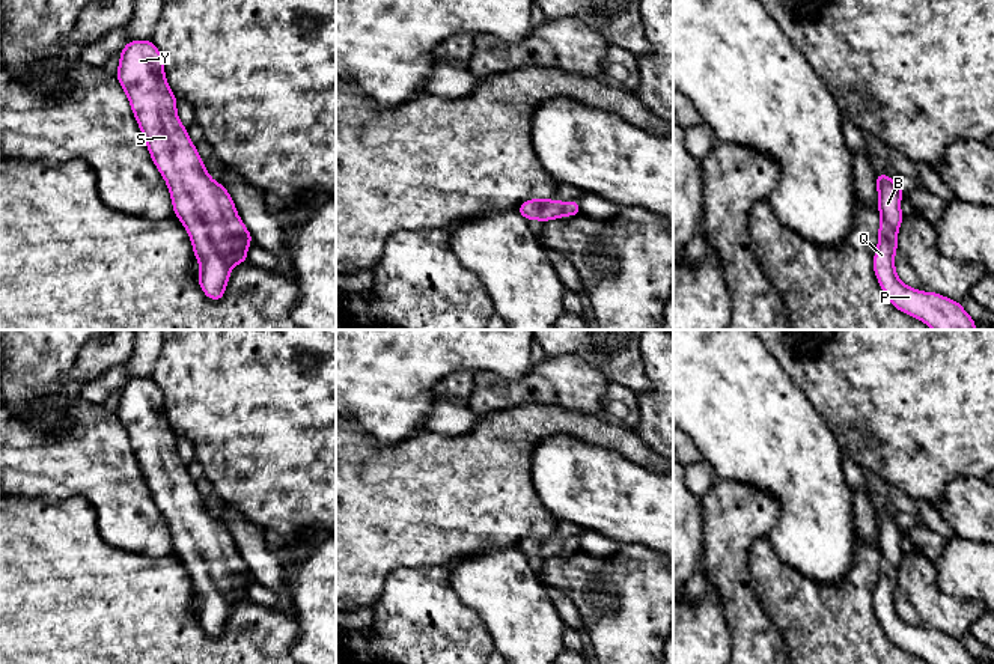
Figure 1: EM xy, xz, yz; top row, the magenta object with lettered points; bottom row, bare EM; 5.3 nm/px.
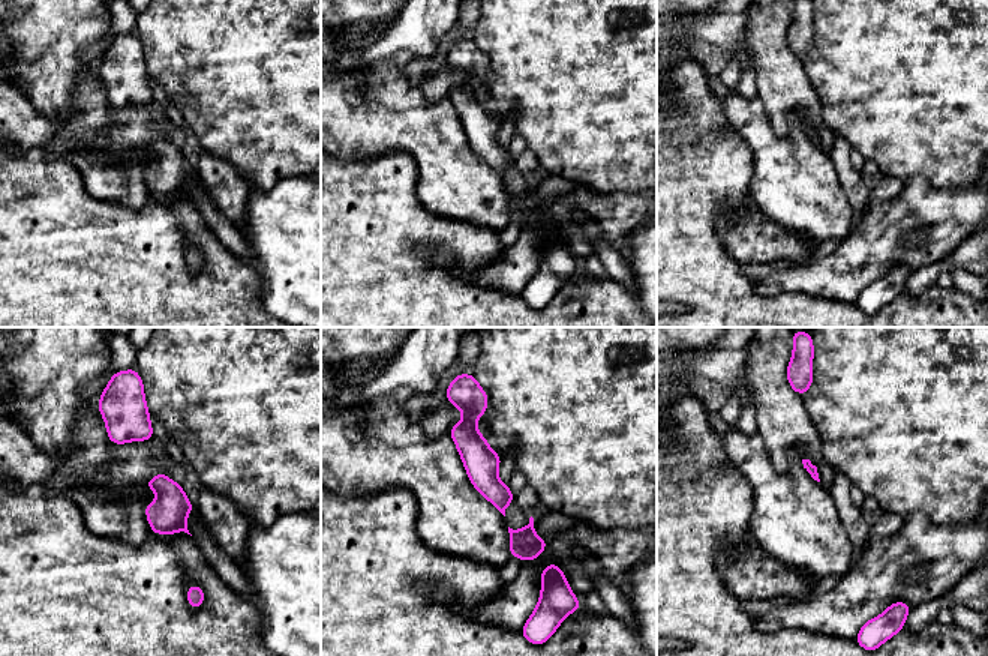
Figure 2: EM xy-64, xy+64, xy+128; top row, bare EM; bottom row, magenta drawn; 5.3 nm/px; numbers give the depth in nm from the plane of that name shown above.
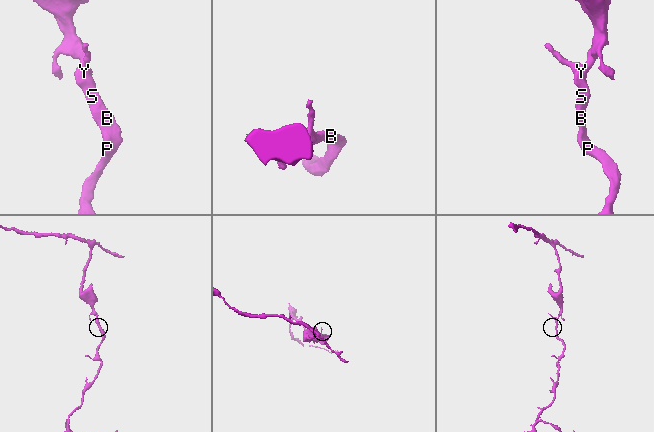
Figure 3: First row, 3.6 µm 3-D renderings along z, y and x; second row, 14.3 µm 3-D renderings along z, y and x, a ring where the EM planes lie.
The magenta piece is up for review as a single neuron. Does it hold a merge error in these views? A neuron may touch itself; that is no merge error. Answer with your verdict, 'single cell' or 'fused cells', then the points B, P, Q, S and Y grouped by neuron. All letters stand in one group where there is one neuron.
single cell; groups B P Q S Y

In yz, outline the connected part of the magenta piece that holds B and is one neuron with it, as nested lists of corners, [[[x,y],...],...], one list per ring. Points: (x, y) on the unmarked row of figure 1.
[[[877,510],[880,578],[874,592],[874,610],[887,637],[901,649],[923,658],[928,664],[976,664],[959,638],[935,629],[922,629],[902,620],[896,613],[895,592],[901,550],[902,522],[884,510]]]

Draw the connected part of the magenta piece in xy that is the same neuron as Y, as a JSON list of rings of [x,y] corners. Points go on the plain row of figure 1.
[[[131,378],[127,379],[125,385],[120,388],[119,407],[116,414],[130,437],[131,447],[137,456],[139,465],[146,477],[151,495],[160,510],[163,512],[173,541],[175,553],[185,563],[187,571],[191,577],[194,593],[199,598],[199,622],[203,631],[209,637],[221,637],[226,628],[227,617],[230,614],[230,607],[247,598],[247,584],[252,581],[252,572],[244,563],[242,557],[238,554],[235,541],[229,533],[223,521],[217,521],[206,509],[196,483],[181,461],[176,449],[176,434],[164,413],[164,396],[152,378]]]

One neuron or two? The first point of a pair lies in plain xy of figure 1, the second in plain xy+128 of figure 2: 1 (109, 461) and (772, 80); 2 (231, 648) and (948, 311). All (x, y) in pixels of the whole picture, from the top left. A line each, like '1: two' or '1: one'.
1: two
2: one

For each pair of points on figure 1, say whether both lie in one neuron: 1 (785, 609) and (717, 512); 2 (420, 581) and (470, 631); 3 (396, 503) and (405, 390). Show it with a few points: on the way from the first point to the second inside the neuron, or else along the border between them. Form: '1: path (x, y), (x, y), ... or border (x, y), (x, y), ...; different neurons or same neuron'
1: border (765, 535), (753, 542), (749, 556), (756, 592); different neurons
2: path (432, 593), (458, 619); same neuron
3: border (423, 428), (395, 444), (383, 444), (366, 432); different neurons

